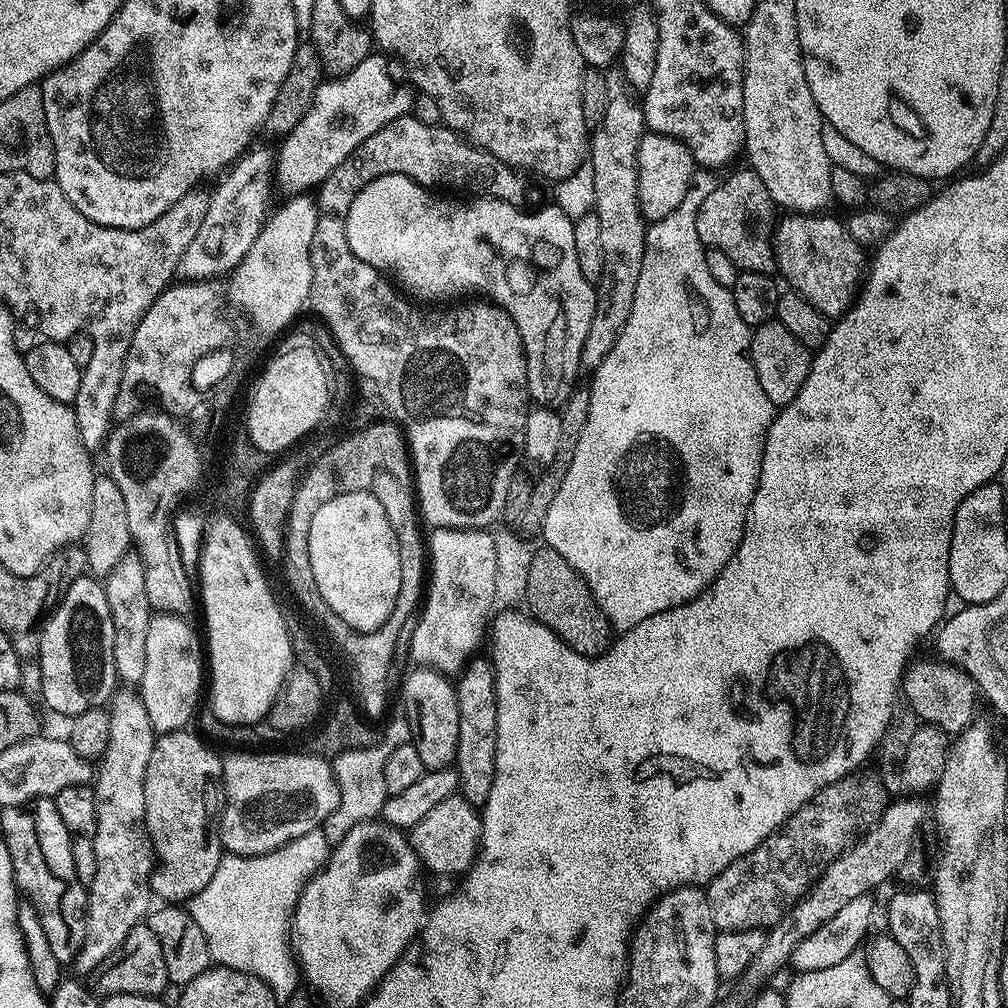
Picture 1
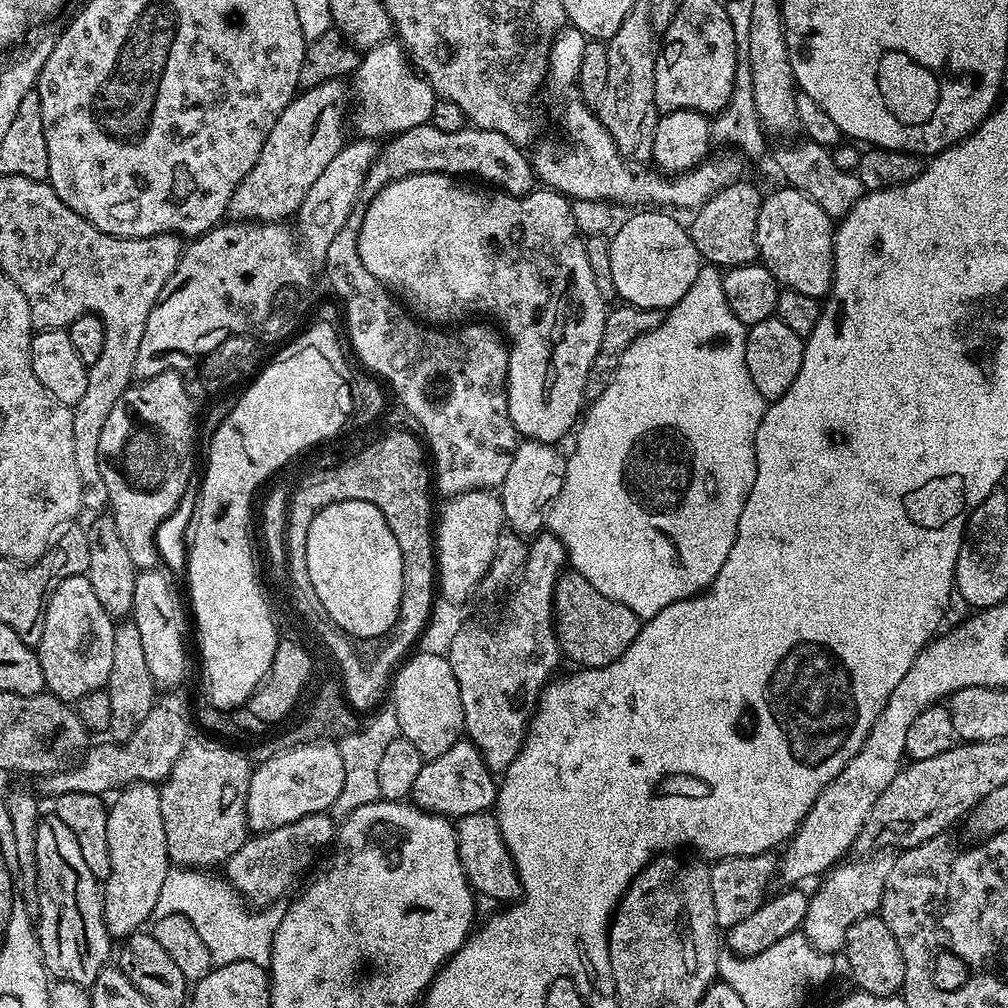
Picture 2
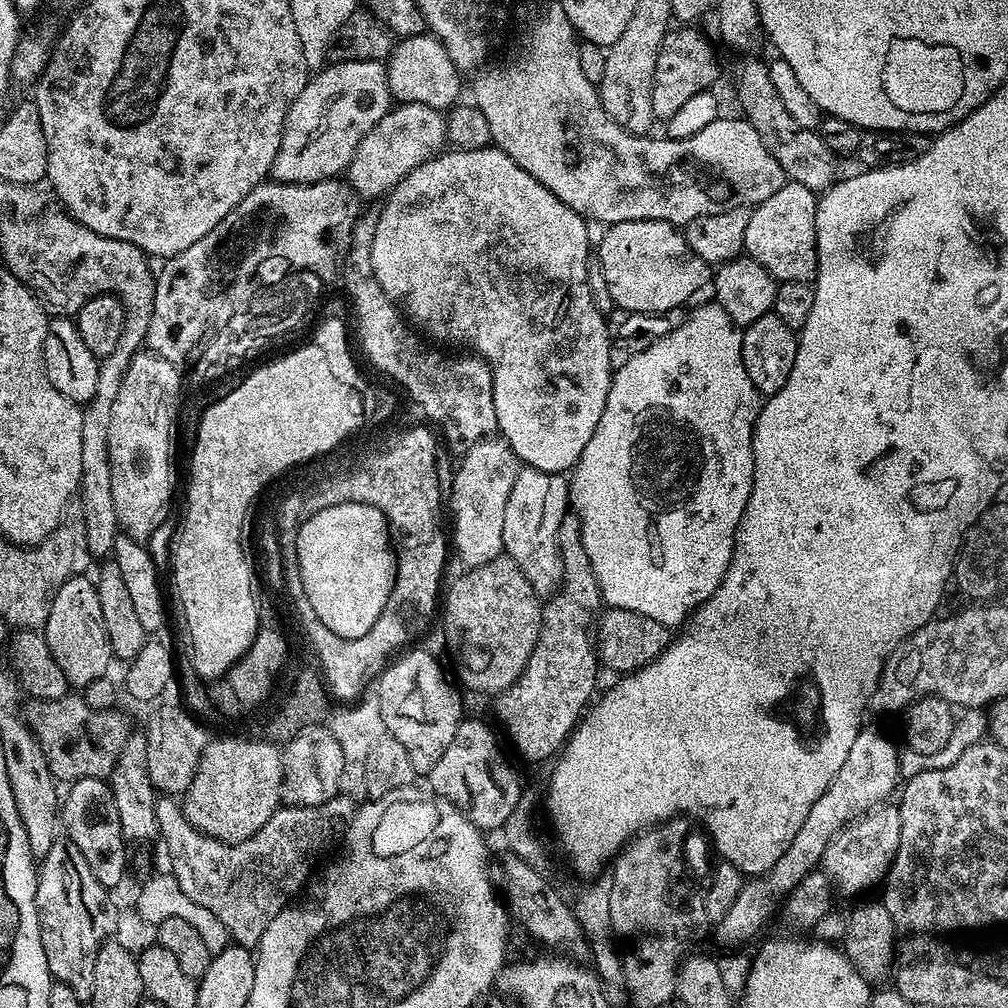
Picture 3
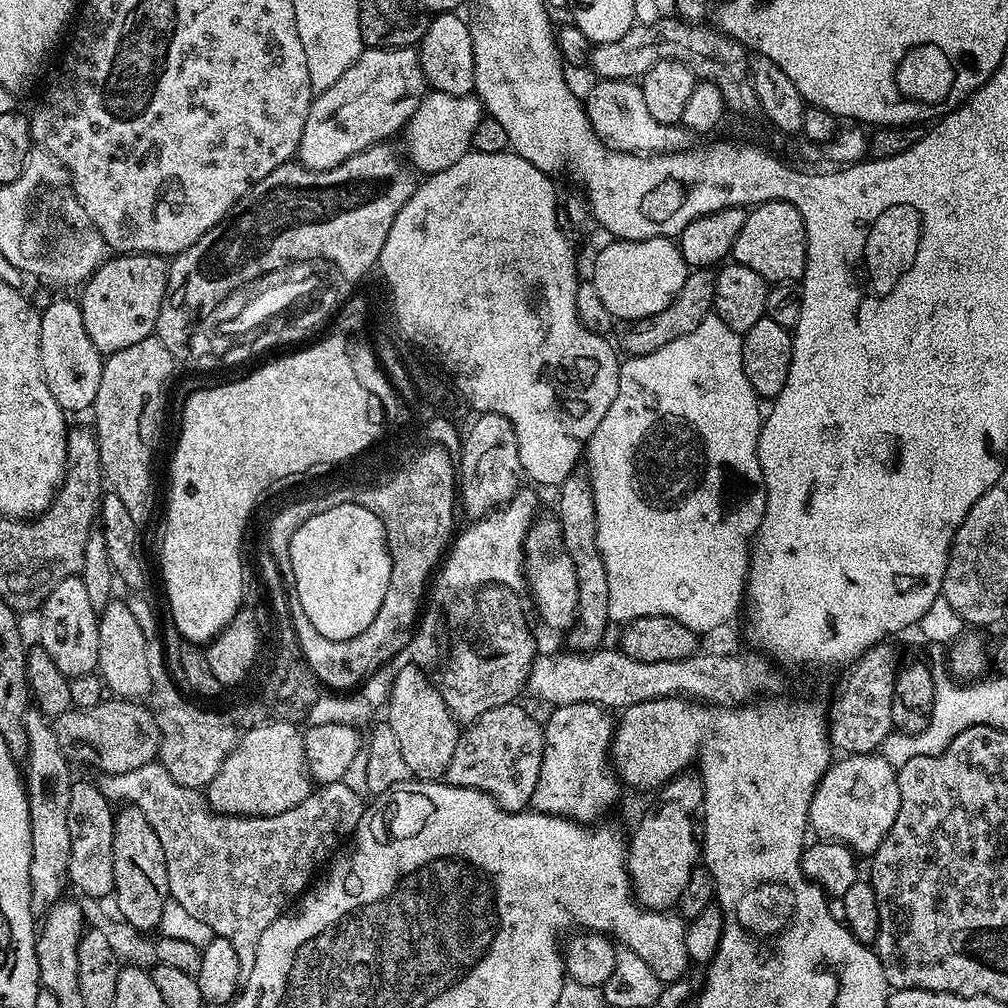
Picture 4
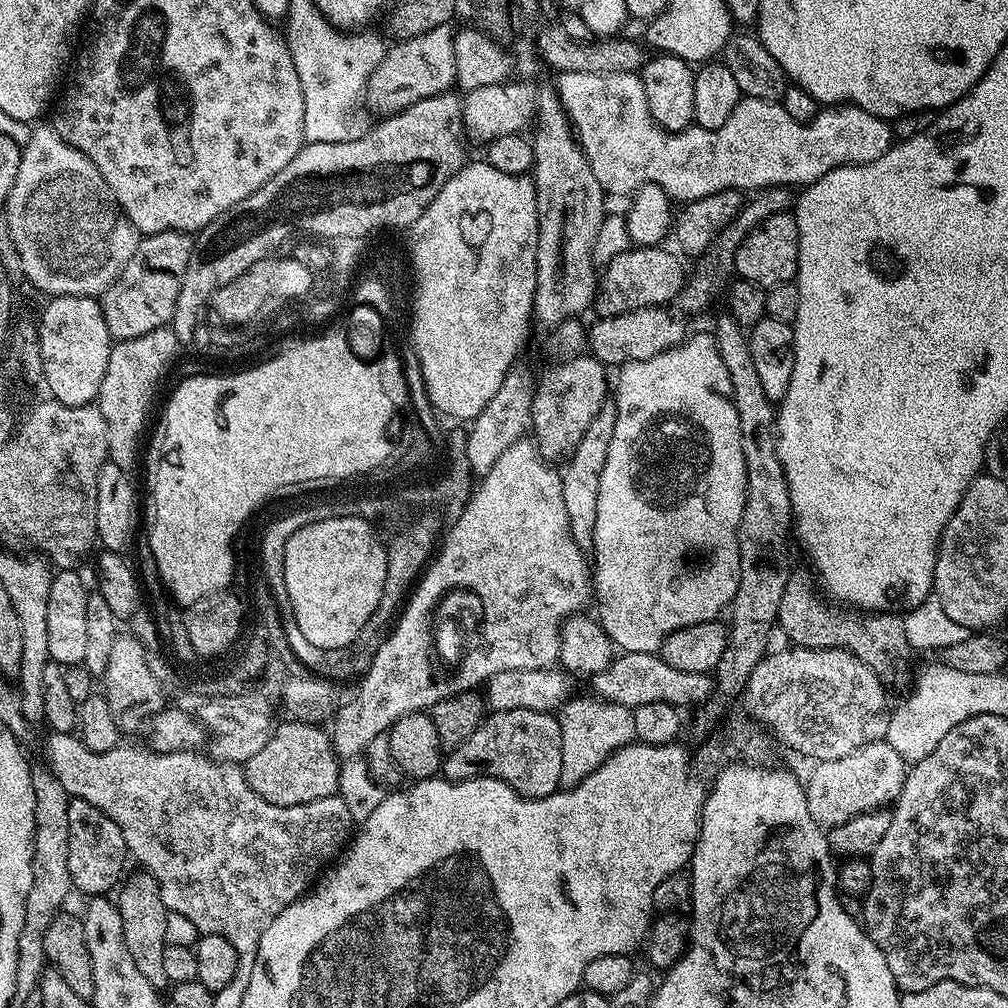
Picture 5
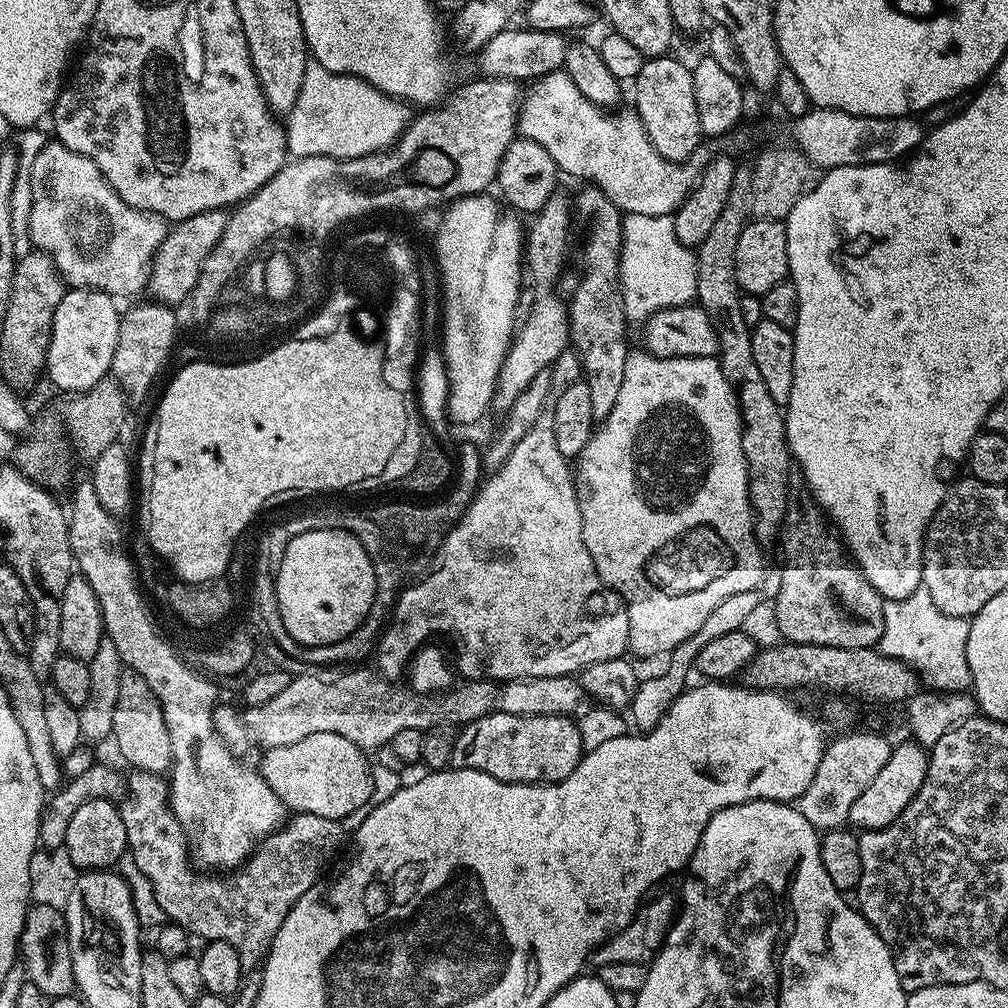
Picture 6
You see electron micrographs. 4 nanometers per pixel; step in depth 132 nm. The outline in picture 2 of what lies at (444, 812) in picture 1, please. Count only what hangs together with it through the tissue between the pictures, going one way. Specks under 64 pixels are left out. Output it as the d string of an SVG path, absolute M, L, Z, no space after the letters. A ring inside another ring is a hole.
M491 811L466 814L455 821L454 827L458 858L462 862L462 870L473 893L481 897L489 896L492 900L504 900L503 902L519 900L522 889L516 873L516 864L512 861L510 850L502 838L502 830L495 815Z

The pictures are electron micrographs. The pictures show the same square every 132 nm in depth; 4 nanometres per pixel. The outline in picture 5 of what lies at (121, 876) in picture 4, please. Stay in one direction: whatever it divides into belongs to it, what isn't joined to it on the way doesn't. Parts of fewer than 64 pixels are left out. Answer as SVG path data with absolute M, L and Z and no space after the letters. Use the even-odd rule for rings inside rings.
M136 870L136 873L130 876L123 881L119 889L121 892L118 907L122 914L122 934L126 934L126 946L130 949L130 955L134 957L134 962L146 978L146 982L150 982L153 987L160 990L168 984L162 955L162 950L168 944L166 942L168 907L162 902L158 882L153 876L143 870Z

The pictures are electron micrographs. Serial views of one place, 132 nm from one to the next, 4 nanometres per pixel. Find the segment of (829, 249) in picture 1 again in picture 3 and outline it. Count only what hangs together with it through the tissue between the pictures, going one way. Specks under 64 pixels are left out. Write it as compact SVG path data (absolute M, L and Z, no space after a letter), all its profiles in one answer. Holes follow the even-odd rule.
M786 182L782 186L782 190L770 194L770 198L766 198L766 202L755 205L750 211L750 223L746 225L744 252L754 262L761 264L780 284L786 282L807 284L816 279L816 267L818 266L818 254L816 253L817 203L817 193L806 190L806 186Z

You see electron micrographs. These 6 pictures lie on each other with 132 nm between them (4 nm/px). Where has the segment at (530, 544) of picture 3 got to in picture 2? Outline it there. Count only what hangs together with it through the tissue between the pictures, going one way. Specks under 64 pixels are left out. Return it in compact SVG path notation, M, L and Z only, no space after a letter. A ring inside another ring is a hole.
M521 439L517 443L510 470L506 470L498 495L504 507L507 527L520 536L531 538L545 527L548 510L562 490L568 462L565 453L558 449L556 444L544 444L540 440Z

